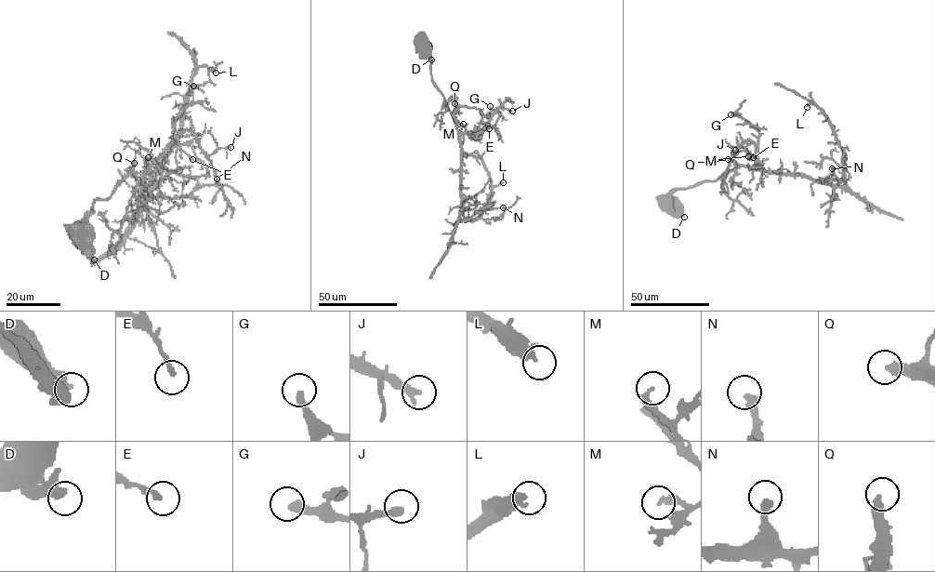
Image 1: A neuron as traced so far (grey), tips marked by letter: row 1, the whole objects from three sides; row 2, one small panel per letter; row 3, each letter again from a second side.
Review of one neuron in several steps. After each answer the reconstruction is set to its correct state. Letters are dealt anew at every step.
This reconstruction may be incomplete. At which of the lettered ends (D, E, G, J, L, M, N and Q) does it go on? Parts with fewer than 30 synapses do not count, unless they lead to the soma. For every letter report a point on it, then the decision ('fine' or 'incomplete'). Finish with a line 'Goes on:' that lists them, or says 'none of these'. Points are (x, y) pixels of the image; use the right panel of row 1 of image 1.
D: place (684, 217); fine
E: place (753, 157); fine
G: place (730, 114); fine
J: place (735, 150); fine
L: place (807, 107); incomplete
M: place (748, 156); fine
N: place (832, 168); fine
Q: place (728, 159); incomplete
Goes on: L, Q

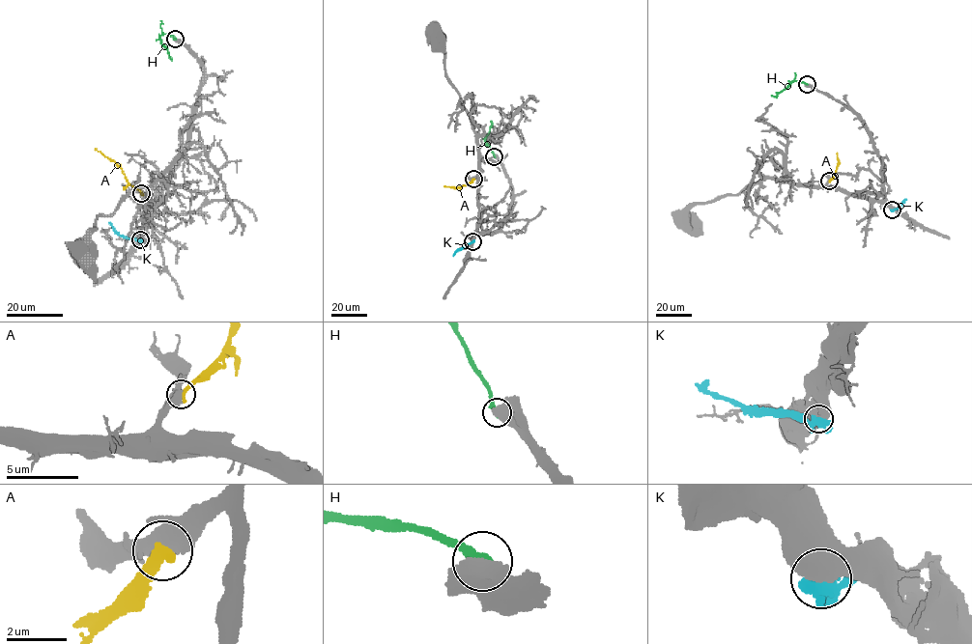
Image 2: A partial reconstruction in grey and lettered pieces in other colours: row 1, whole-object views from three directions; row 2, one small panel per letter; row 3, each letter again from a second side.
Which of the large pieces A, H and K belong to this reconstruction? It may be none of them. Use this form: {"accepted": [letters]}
{"accepted": []}

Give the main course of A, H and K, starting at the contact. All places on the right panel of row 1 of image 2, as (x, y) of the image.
A: (829, 181), (838, 162), (836, 154)
H: (807, 84), (792, 81), (776, 96), (771, 95)
K: (892, 210), (898, 209), (906, 199)

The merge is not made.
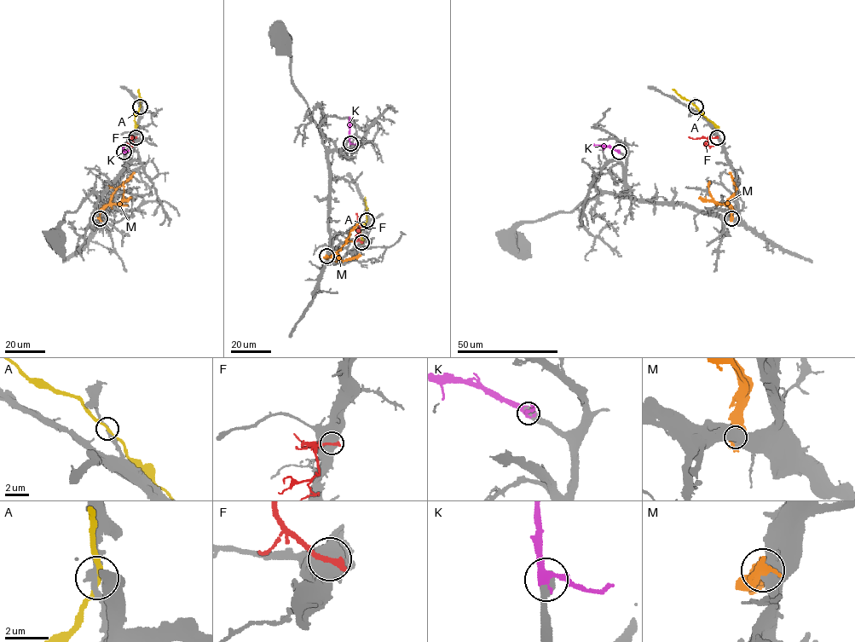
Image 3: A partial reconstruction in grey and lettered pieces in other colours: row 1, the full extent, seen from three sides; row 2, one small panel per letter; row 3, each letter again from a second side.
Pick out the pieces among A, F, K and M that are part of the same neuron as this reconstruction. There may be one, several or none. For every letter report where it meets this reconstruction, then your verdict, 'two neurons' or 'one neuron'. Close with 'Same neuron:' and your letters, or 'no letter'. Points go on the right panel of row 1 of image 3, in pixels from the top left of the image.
A: contact (696, 106); two neurons
F: contact (717, 137); two neurons
K: contact (619, 152); one neuron
M: contact (731, 218); two neurons
Same neuron: K

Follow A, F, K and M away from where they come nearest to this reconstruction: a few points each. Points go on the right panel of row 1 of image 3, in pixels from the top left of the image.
A: (696, 106), (719, 128)
F: (717, 137), (689, 137)
K: (619, 152), (592, 144)
M: (731, 218), (729, 199), (735, 189), (730, 172)

